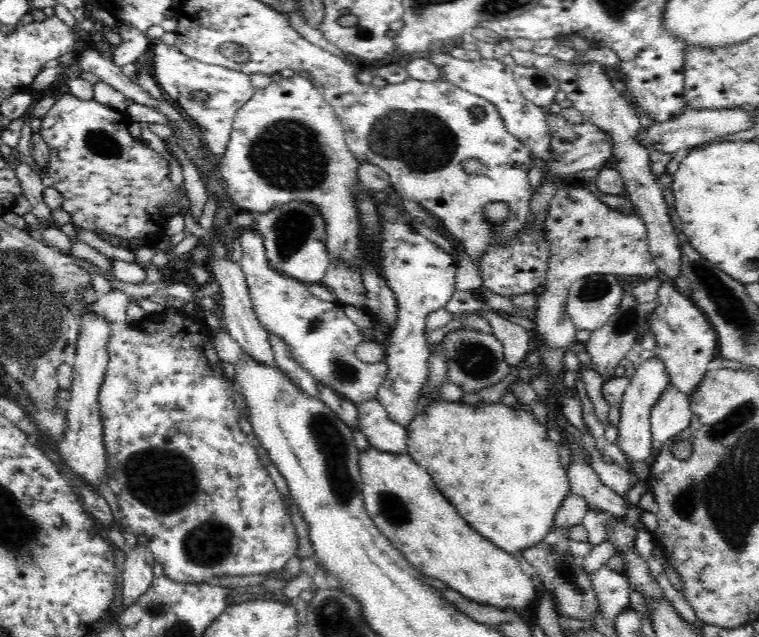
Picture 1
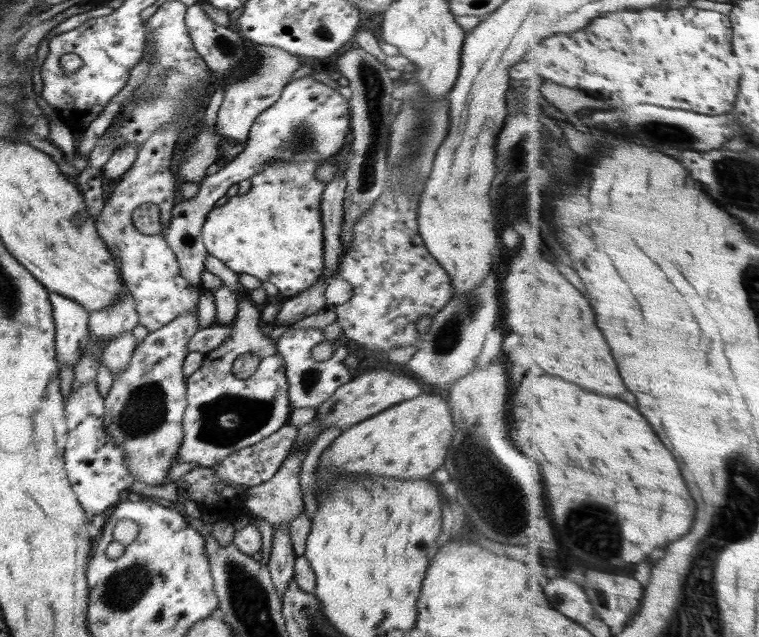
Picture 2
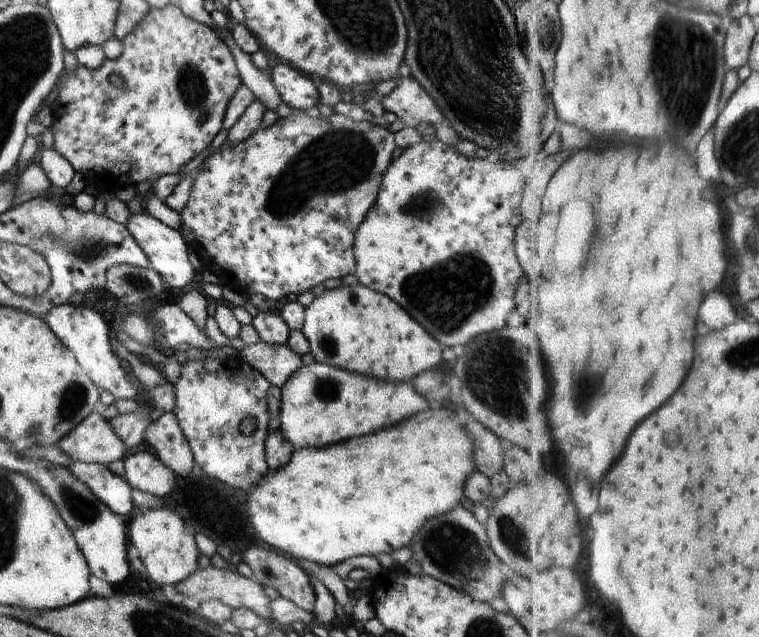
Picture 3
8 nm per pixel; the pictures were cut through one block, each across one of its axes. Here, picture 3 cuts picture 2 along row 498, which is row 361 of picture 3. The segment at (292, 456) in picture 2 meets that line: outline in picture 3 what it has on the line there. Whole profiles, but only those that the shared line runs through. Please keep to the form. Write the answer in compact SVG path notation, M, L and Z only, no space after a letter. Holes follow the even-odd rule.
M264 341L240 345L238 355L264 376L271 386L279 389L293 372L304 365L302 357L292 352L287 345L274 346Z

